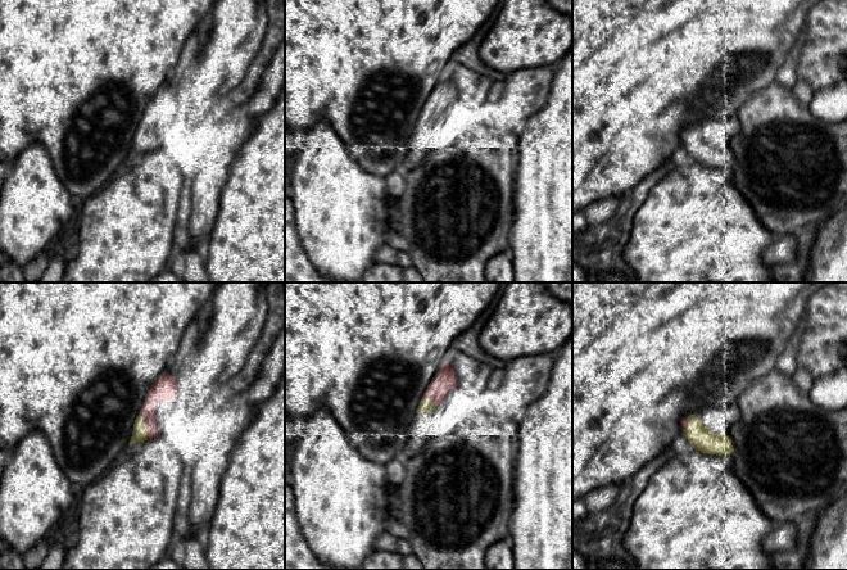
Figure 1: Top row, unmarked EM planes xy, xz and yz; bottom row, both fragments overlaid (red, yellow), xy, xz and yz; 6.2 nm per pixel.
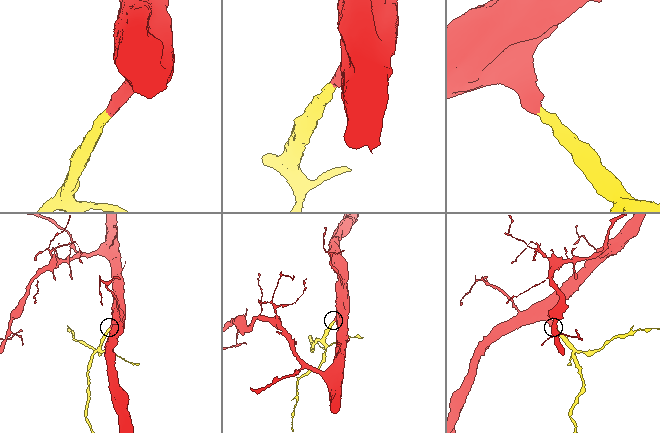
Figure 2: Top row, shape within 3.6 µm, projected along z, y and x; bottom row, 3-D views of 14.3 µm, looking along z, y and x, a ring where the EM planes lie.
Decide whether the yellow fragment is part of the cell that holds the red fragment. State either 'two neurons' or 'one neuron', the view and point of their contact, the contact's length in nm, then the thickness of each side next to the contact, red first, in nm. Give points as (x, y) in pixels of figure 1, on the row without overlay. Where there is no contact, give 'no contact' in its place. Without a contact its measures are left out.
one neuron; meets red in xy at (143, 138); contact 170 nm long; 140 nm thick on the red side, 90 nm on the other

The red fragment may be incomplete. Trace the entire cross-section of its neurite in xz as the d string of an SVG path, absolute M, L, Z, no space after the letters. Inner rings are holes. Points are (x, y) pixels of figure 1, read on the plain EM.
M447 73L427 98L417 121L417 126L425 126L432 119L440 117L443 110L456 99L456 96L457 92L454 83Z

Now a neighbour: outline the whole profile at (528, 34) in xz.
M503 0L494 26L479 48L480 59L499 73L556 65L572 48L572 17L556 10L548 0Z

